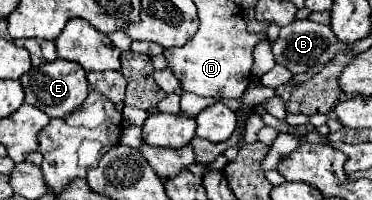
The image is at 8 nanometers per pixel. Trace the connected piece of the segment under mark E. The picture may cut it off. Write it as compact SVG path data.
M56 58L54 62L46 62L38 68L30 68L30 72L20 78L20 82L26 92L26 104L42 108L50 118L62 118L74 112L84 104L88 96L88 80L84 68L60 58Z

